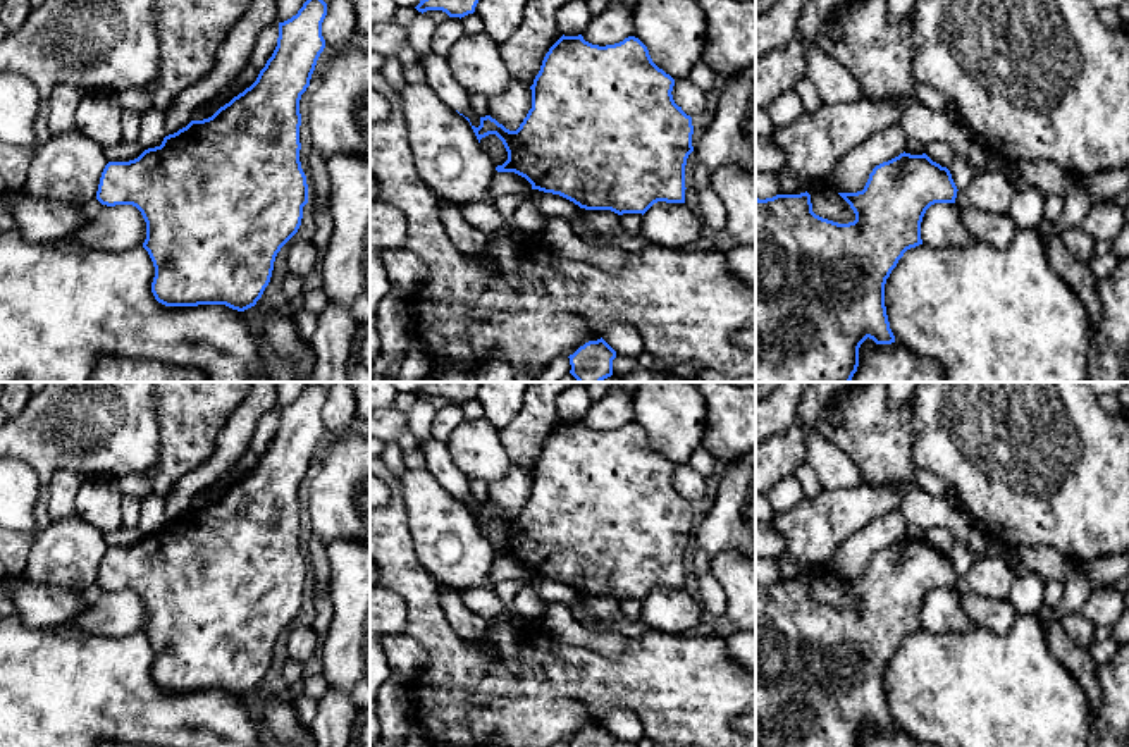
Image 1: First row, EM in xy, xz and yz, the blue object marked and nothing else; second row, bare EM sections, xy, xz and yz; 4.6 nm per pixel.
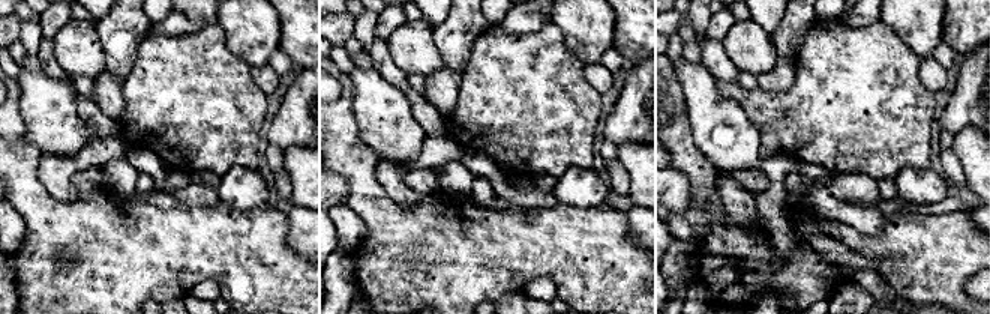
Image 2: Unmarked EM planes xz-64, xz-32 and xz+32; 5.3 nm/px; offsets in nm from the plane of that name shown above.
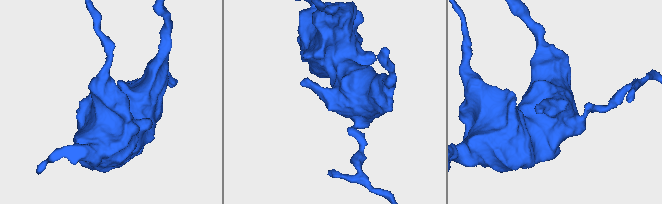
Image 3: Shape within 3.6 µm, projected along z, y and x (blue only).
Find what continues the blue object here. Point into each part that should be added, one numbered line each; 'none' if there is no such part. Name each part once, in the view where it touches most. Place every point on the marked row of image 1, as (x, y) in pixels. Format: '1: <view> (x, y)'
none

